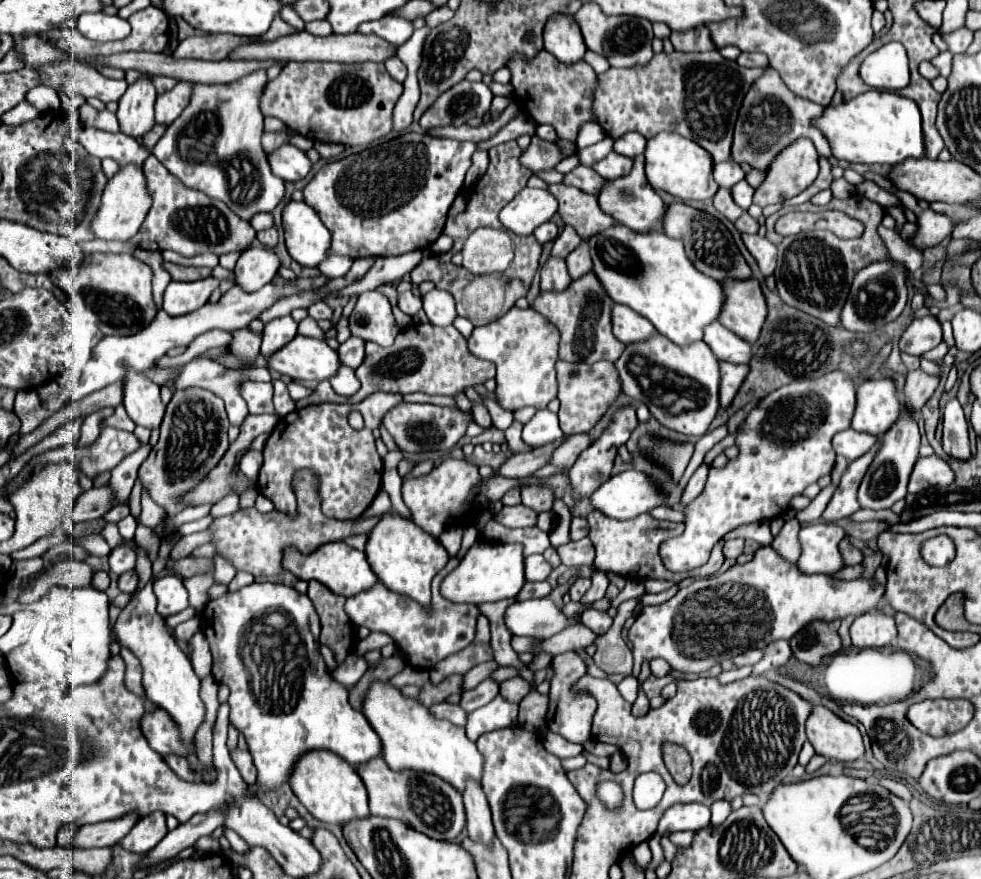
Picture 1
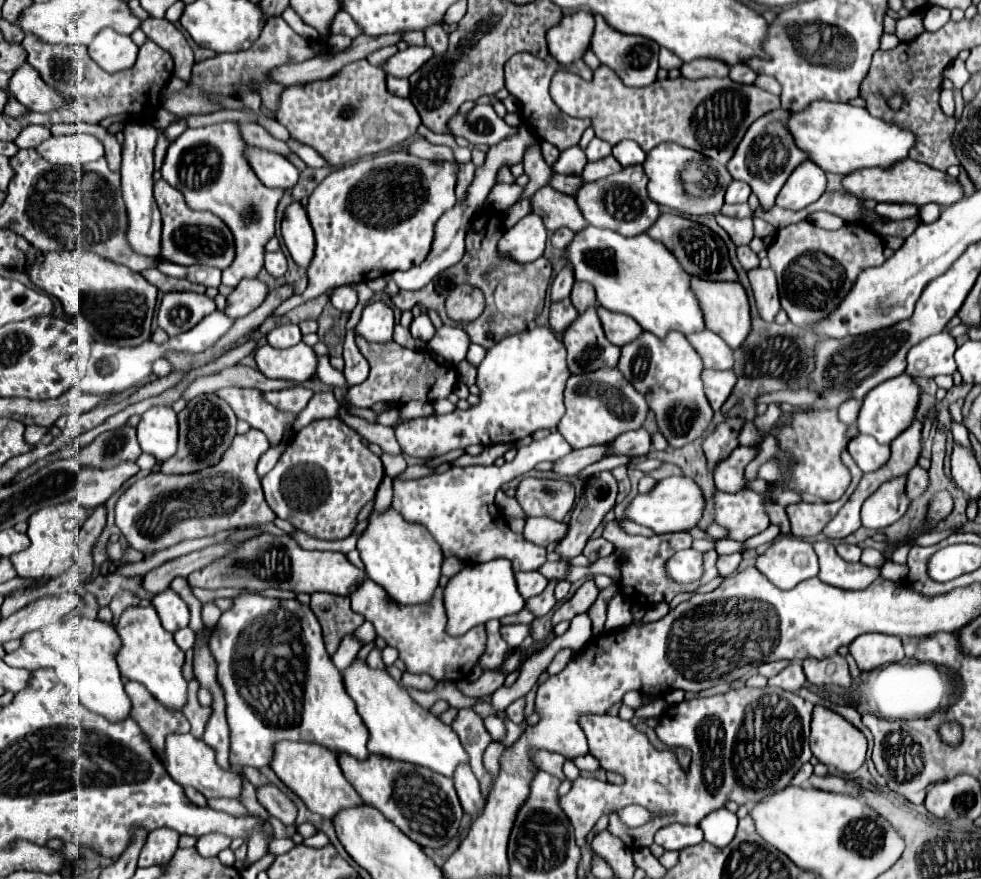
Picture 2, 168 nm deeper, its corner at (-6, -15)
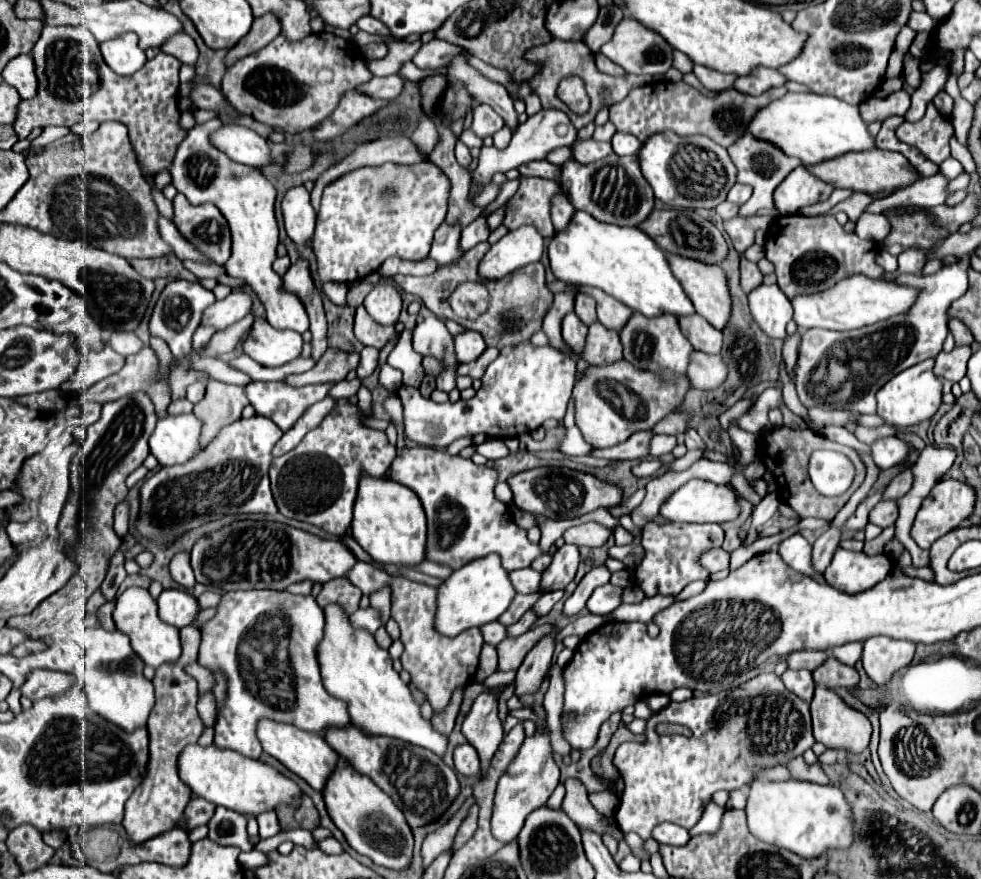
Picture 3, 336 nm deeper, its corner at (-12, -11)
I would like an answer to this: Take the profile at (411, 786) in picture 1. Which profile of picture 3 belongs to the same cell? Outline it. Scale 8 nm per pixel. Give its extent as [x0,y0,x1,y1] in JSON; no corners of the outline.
[323,724,459,828]

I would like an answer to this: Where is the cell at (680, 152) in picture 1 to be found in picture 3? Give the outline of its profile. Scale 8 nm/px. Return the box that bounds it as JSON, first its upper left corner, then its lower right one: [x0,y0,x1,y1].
[637,134,737,208]

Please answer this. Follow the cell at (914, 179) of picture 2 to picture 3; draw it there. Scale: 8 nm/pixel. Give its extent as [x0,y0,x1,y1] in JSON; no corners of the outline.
[805,150,919,192]

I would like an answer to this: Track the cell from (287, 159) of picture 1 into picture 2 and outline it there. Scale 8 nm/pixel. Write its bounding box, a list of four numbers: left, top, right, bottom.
[249,148,299,190]

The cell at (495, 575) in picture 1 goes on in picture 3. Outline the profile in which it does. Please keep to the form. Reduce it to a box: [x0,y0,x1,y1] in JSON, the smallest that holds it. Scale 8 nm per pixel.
[435,554,515,636]

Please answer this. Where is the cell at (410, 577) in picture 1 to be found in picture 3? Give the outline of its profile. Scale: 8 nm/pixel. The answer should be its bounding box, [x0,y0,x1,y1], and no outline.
[351,474,425,566]

